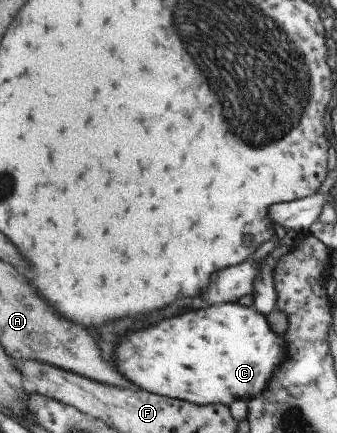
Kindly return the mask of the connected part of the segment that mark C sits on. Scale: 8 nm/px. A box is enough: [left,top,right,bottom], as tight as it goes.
[118,303,284,407]

